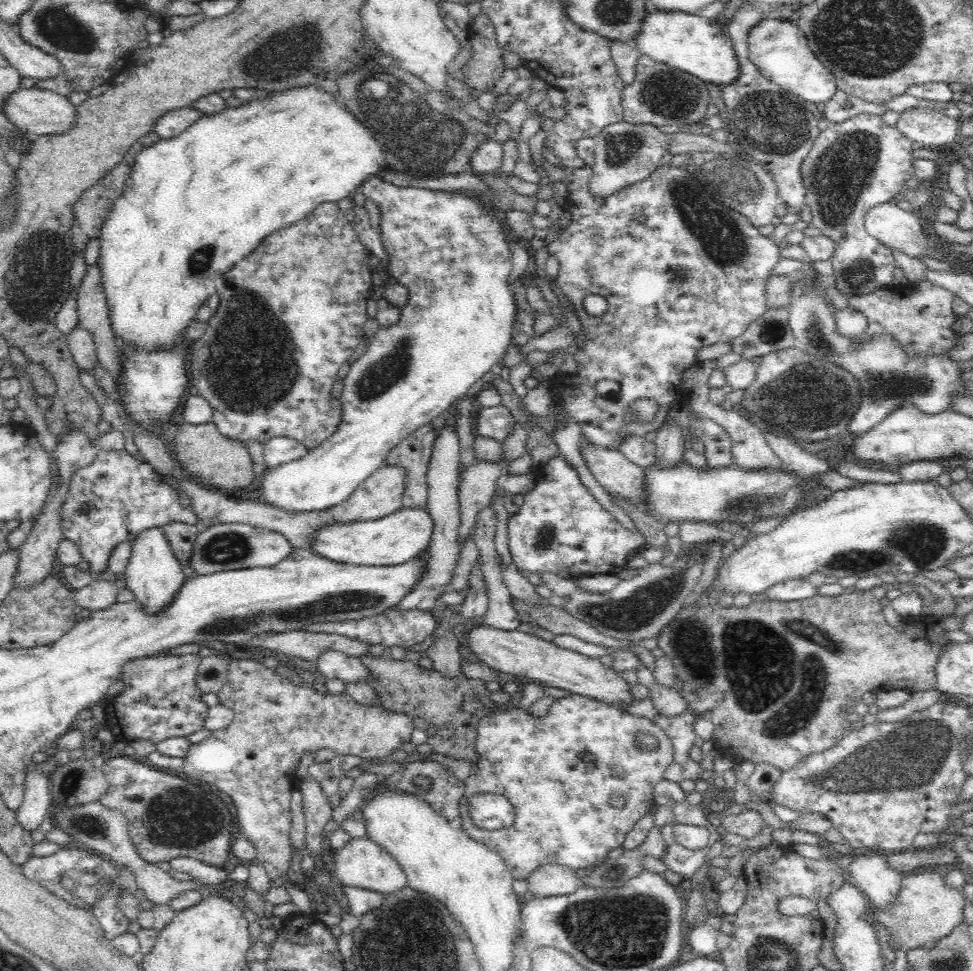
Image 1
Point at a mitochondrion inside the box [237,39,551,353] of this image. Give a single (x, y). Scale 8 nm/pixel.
(422, 137)

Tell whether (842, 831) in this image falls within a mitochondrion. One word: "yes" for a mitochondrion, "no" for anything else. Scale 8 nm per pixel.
no

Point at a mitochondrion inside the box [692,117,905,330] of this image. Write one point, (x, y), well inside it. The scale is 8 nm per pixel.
(839, 173)

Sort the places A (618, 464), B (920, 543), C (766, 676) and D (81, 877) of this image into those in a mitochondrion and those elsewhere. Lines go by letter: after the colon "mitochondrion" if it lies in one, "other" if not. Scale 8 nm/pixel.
A: other
B: mitochondrion
C: mitochondrion
D: mitochondrion

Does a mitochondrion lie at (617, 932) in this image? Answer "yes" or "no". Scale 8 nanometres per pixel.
yes

